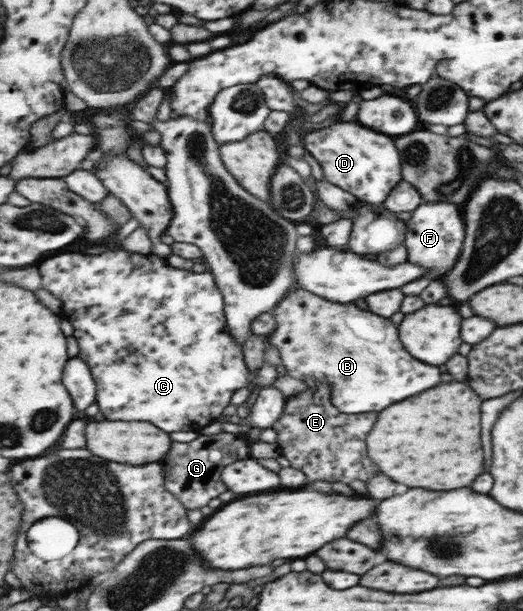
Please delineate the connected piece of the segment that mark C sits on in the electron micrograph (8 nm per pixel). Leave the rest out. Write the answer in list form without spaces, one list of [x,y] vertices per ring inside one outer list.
[[[127,249],[108,250],[104,254],[60,254],[48,256],[41,260],[38,268],[41,273],[42,286],[57,297],[63,304],[62,315],[74,325],[74,334],[79,346],[78,356],[90,366],[92,375],[98,382],[98,404],[104,408],[102,414],[108,420],[126,420],[126,422],[154,422],[158,428],[166,432],[199,432],[200,429],[214,420],[219,419],[220,413],[230,403],[231,396],[240,388],[249,386],[249,372],[243,360],[242,346],[235,337],[230,336],[223,316],[223,297],[215,278],[209,272],[196,273],[192,270],[174,268],[168,264],[167,258],[158,254],[136,253]]]

